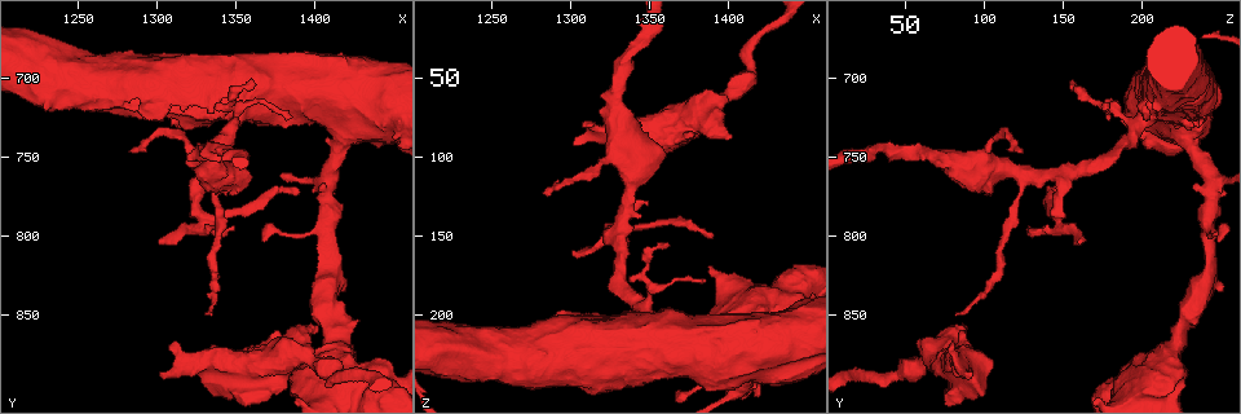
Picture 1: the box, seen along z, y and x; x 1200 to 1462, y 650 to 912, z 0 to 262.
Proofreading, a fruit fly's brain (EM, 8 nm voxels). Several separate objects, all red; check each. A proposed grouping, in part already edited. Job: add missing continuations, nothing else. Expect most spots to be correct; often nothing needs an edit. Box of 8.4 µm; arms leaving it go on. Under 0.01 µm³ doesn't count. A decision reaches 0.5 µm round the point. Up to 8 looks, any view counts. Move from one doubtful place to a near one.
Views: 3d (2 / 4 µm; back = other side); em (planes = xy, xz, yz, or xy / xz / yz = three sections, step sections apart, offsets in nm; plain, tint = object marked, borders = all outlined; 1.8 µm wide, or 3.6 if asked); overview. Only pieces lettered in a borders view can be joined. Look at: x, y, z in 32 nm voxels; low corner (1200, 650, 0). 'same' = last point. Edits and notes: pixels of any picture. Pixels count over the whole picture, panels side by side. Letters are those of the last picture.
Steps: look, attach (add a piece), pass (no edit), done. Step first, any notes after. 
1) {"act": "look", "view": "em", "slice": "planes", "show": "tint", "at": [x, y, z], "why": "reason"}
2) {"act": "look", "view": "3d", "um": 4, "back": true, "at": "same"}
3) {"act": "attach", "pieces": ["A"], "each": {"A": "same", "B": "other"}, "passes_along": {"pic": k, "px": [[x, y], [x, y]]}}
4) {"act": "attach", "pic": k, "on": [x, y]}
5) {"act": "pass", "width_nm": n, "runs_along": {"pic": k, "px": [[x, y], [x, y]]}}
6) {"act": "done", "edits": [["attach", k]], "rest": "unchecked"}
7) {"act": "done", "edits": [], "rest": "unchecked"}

{"act": "look", "view": "em", "slice": "yz", "step": 8, "show": "borders", "at": [1312, 868, 80], "why": "free end"}

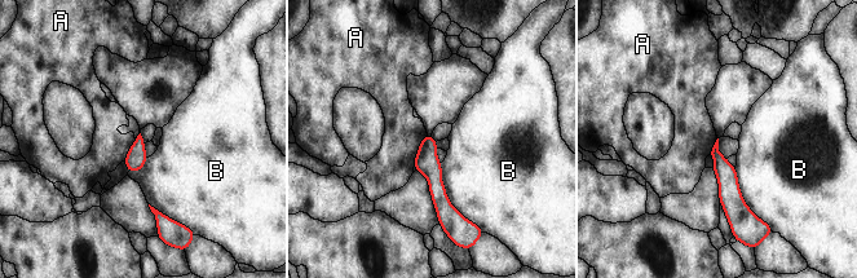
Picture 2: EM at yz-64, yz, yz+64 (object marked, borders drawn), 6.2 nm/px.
{"act": "pass", "each": {"A": "other", "B": "other"}, "runs_along": {"pic": 2, "px": [[428, 138], [428, 164], [446, 216]]}, "found": "none of them fits"}

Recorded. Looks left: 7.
{"act": "look", "view": "em", "slice": "planes", "show": "borders", "at": [1402, 860, 88], "why": "thick end"}

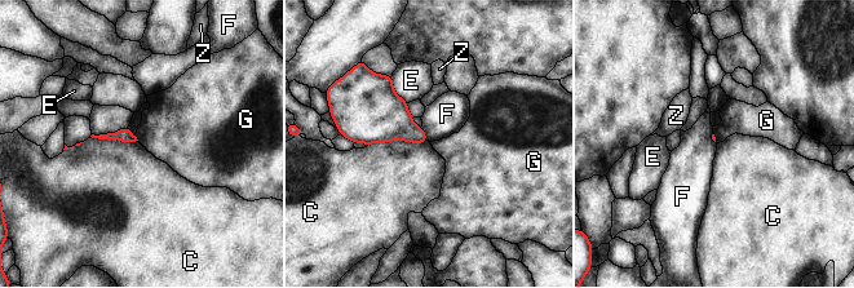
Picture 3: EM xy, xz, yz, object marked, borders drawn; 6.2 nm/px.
{"act": "pass", "longest_contact_nm": ["C", 380], "each": {"C": "other", "E": "other", "F": "other", "G": "other", "Z": "other"}, "border": {"pic": 3, "px": [[421, 127], [429, 141]]}, "found": "no lettered piece goes on from it"}

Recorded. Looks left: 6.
{"act": "look", "view": "em", "slice": "planes", "show": "borders", "at": [1314, 734, 108], "why": "thick turns thin"}

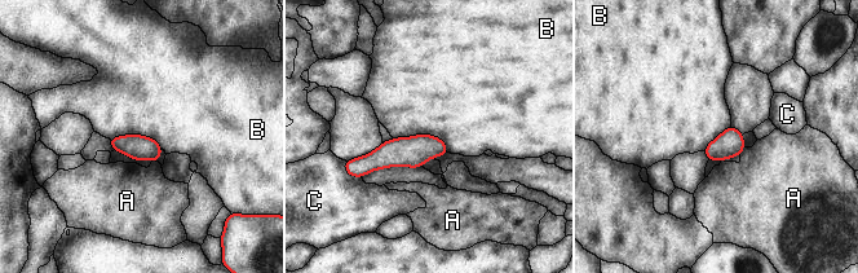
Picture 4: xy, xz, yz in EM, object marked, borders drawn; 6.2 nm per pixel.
{"act": "pass", "longest_contact_nm": ["B", 360], "each": {"A": "other", "B": "other", "C": "other"}, "border": {"pic": 4, "px": [[393, 137], [433, 135], [449, 152]]}, "found": "no lettered piece goes on from it"}

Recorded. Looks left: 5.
{"act": "done", "edits": [], "rest": "unchecked"}

